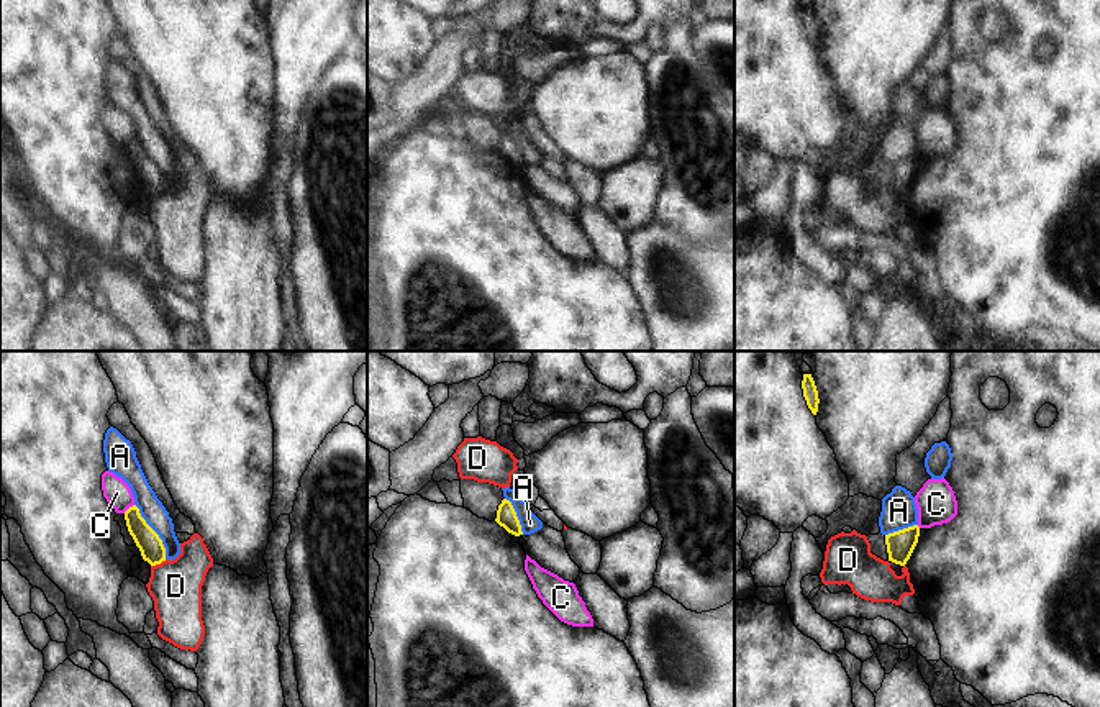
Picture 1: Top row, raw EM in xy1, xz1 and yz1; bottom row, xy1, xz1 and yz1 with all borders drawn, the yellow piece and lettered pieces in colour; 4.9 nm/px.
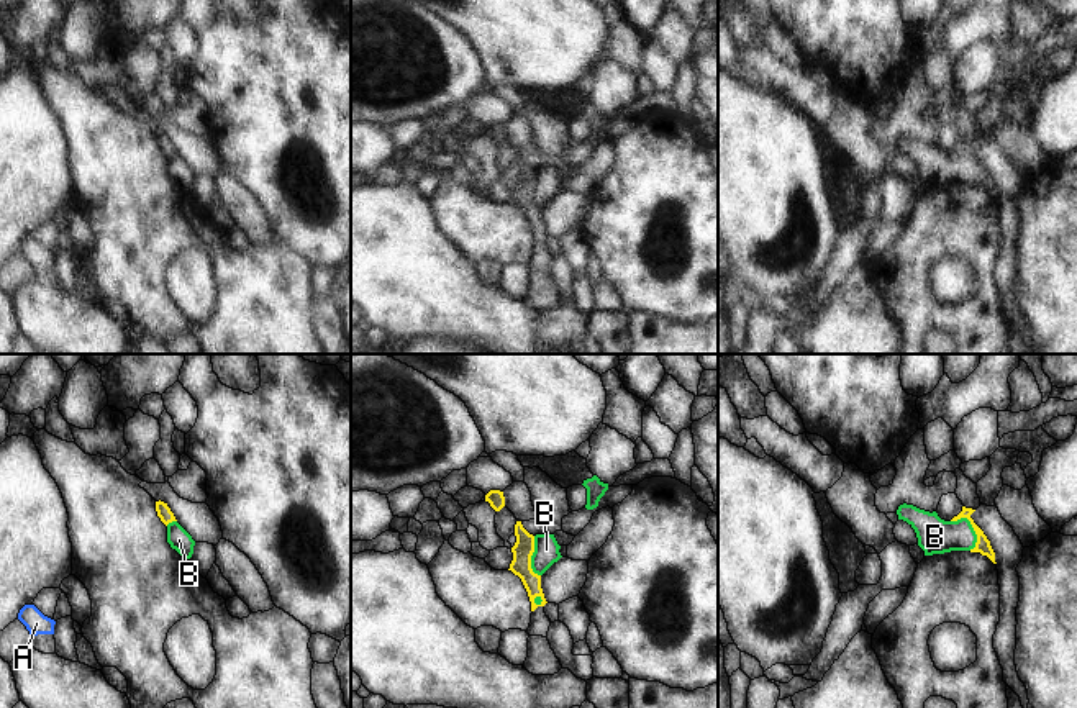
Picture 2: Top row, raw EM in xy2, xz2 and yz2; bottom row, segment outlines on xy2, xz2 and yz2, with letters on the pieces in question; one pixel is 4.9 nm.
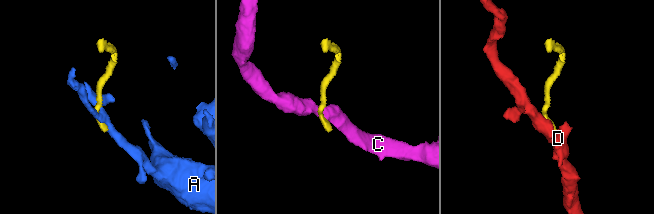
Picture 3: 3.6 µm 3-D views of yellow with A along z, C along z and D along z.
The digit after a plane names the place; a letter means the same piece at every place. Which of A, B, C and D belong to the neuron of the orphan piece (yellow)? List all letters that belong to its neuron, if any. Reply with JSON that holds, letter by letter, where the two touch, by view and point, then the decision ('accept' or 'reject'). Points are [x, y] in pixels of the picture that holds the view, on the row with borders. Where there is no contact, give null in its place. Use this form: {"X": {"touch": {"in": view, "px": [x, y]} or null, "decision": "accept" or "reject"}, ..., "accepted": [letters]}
{"A": {"touch": {"in": "xy1", "px": [154, 532]}, "decision": "reject"}, "B": {"touch": {"in": "yz2", "px": [972, 526]}, "decision": "accept"}, "C": {"touch": {"in": "xy1", "px": [130, 507]}, "decision": "reject"}, "D": {"touch": {"in": "xy1", "px": [158, 563]}, "decision": "reject"}, "accepted": ["B"]}

